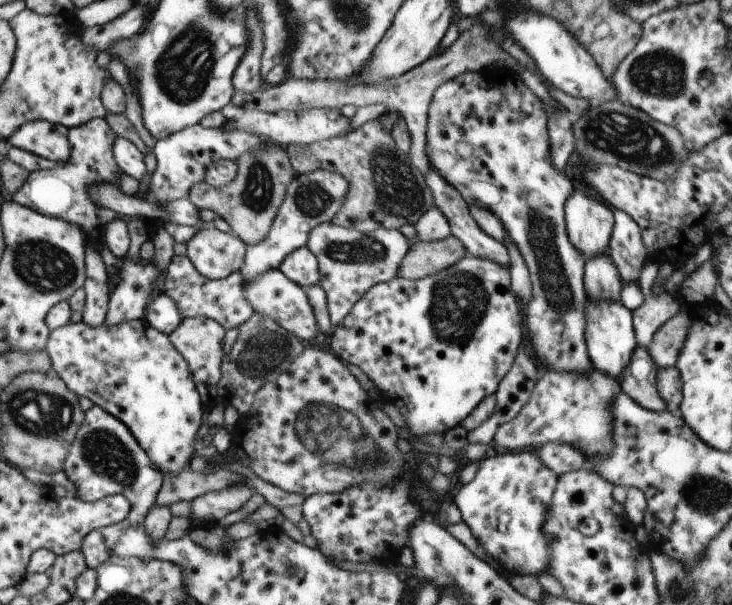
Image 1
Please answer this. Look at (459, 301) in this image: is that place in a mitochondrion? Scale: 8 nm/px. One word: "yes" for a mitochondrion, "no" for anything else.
yes

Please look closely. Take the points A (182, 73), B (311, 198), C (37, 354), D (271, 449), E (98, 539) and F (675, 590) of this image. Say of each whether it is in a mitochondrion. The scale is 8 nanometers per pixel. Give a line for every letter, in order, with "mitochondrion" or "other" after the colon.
A: mitochondrion
B: mitochondrion
C: other
D: other
E: other
F: mitochondrion

